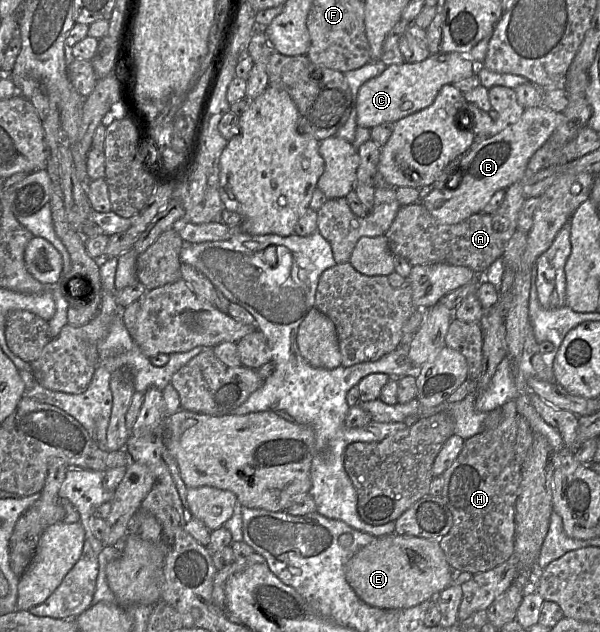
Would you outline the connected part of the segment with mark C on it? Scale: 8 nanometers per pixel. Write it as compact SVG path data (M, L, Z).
M439 52L421 62L388 66L381 75L360 87L357 95L357 126L371 129L383 123L395 123L429 107L444 85L472 76L473 63L469 57L457 52Z

